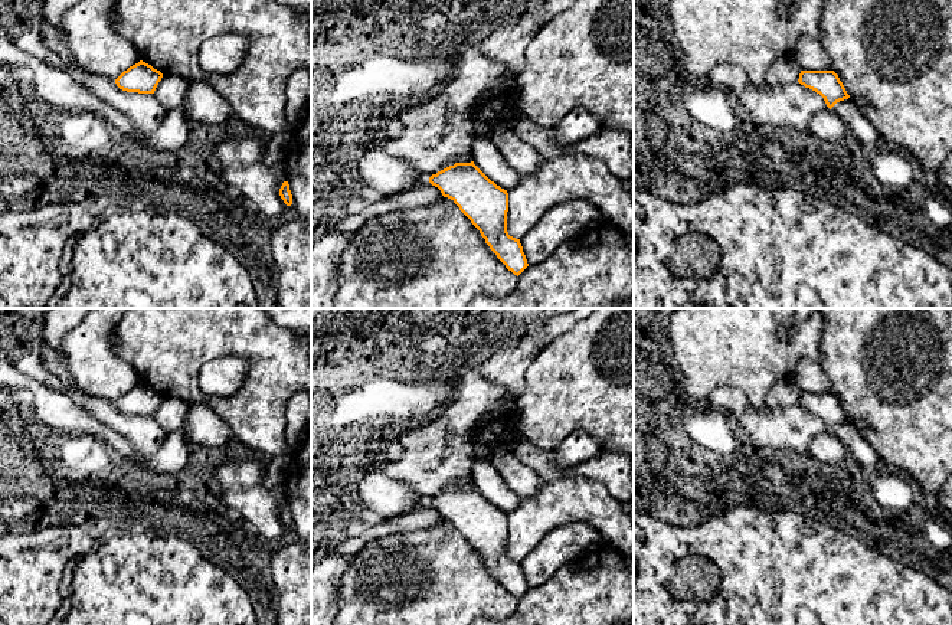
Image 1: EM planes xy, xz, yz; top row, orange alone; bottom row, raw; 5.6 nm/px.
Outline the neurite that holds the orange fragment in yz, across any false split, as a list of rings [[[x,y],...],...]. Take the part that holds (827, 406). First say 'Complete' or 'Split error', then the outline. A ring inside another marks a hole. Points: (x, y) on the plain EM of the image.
Complete. [[[801,393],[798,405],[819,416],[830,432],[837,425],[850,421],[834,393]]]

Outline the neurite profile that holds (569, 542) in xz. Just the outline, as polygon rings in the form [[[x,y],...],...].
[[[576,520],[550,530],[520,562],[529,588],[547,582],[562,566],[595,549],[602,534],[586,521]]]

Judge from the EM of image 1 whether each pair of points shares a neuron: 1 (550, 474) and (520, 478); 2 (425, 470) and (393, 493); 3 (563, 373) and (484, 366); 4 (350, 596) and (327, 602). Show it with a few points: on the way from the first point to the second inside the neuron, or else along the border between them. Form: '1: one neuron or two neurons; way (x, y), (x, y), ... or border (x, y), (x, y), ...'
1: one neuron; way (543, 473), (527, 473)
2: two neurons; border (379, 470), (428, 500)
3: two neurons; border (532, 359), (526, 370), (526, 388), (516, 403)
4: two neurons; border (346, 566), (342, 575), (337, 609)

